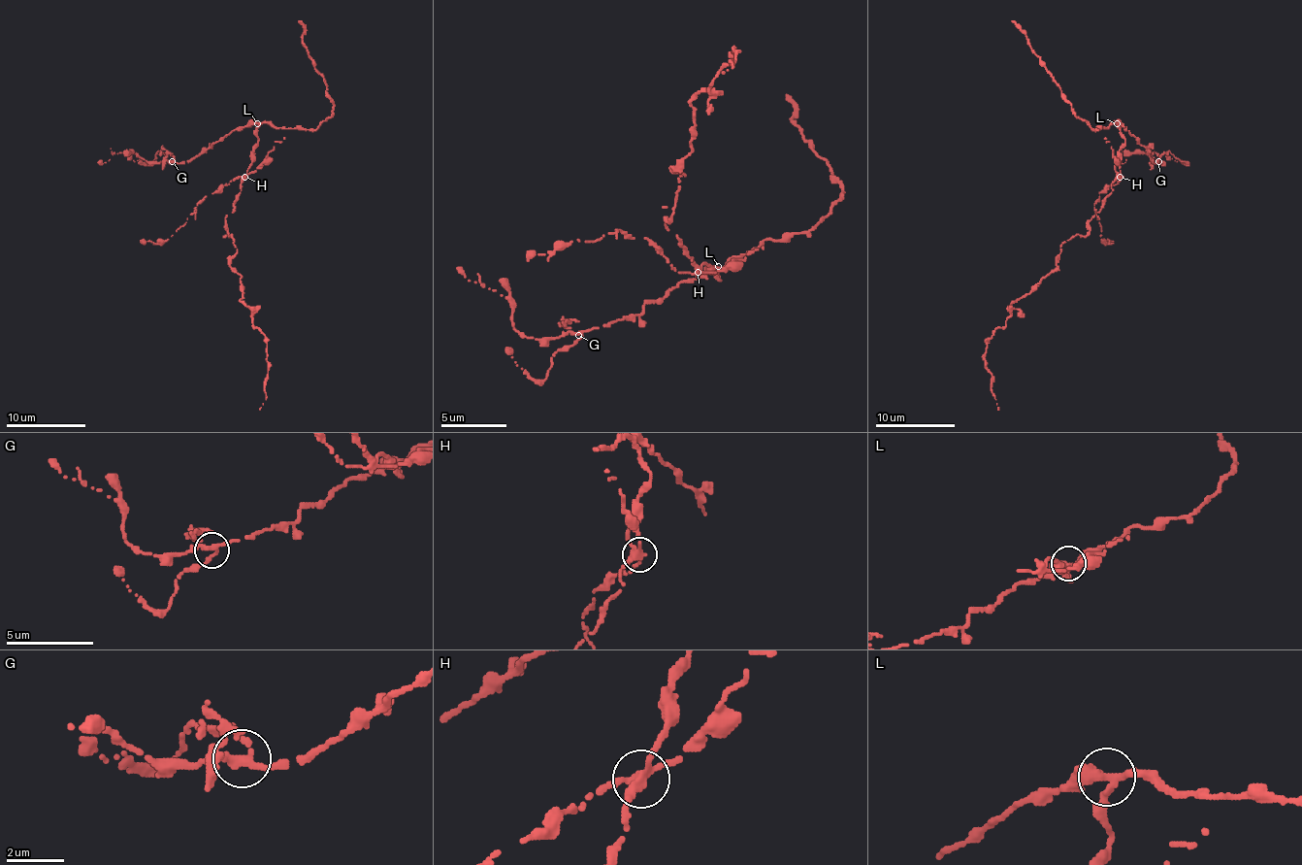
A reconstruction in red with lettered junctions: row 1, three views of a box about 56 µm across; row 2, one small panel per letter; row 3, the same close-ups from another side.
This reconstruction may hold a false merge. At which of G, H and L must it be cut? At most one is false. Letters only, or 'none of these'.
H

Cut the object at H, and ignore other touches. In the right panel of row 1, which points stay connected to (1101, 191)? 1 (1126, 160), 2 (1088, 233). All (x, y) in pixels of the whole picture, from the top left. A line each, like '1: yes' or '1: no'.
1: no
2: no

